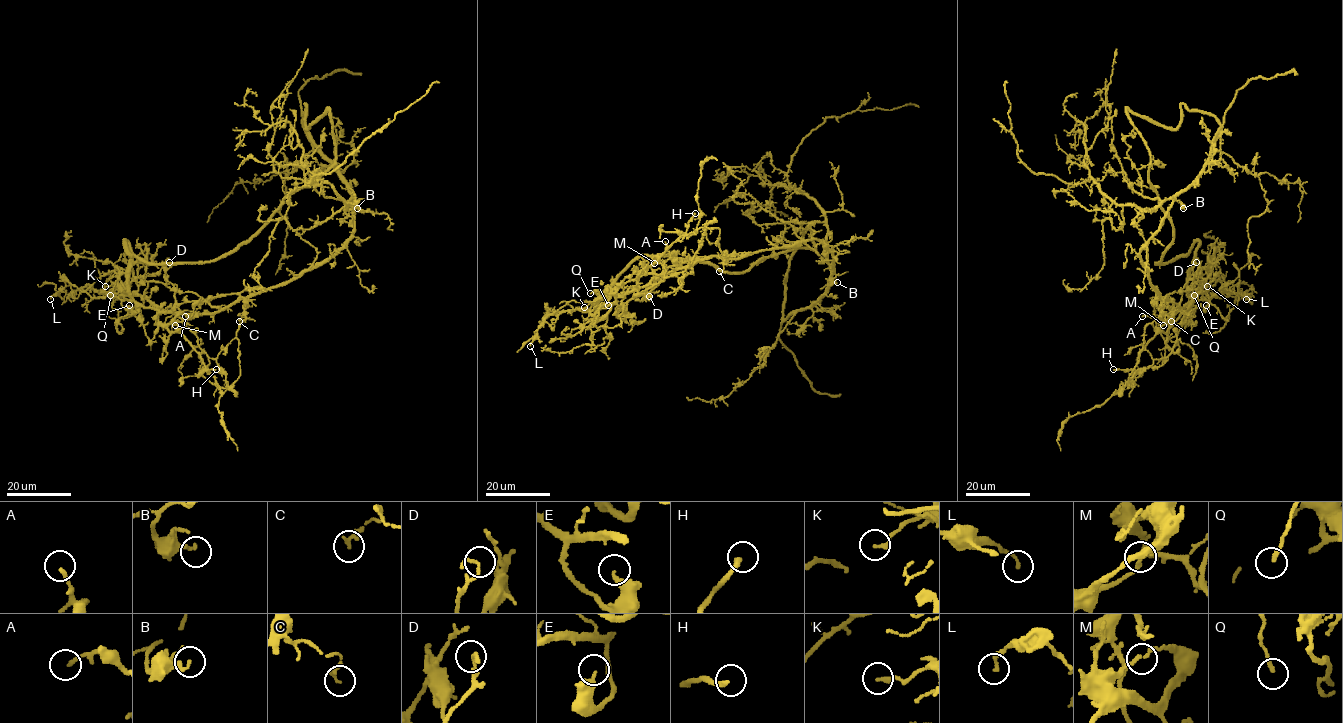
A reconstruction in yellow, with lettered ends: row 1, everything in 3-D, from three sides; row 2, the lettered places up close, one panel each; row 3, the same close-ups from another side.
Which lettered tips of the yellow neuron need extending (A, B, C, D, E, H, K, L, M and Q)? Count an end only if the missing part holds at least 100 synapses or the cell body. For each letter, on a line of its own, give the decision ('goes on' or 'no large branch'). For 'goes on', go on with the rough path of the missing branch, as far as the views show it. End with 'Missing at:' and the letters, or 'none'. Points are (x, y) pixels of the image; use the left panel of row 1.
A: no large branch
B: no large branch
C: no large branch
D: no large branch
E: no large branch
H: no large branch
K: no large branch
L: no large branch
M: no large branch
Q: no large branch
Missing at: none

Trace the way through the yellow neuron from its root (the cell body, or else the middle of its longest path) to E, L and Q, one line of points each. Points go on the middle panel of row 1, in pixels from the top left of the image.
E: (825, 246), (807, 239), (739, 258), (707, 256), (664, 273), (641, 274), (620, 284), (601, 307), (608, 305)
L: (825, 246), (807, 239), (669, 266), (626, 294), (568, 301), (545, 319), (530, 346)
Q: (825, 246), (807, 239), (712, 256), (669, 266), (626, 294), (590, 293)

